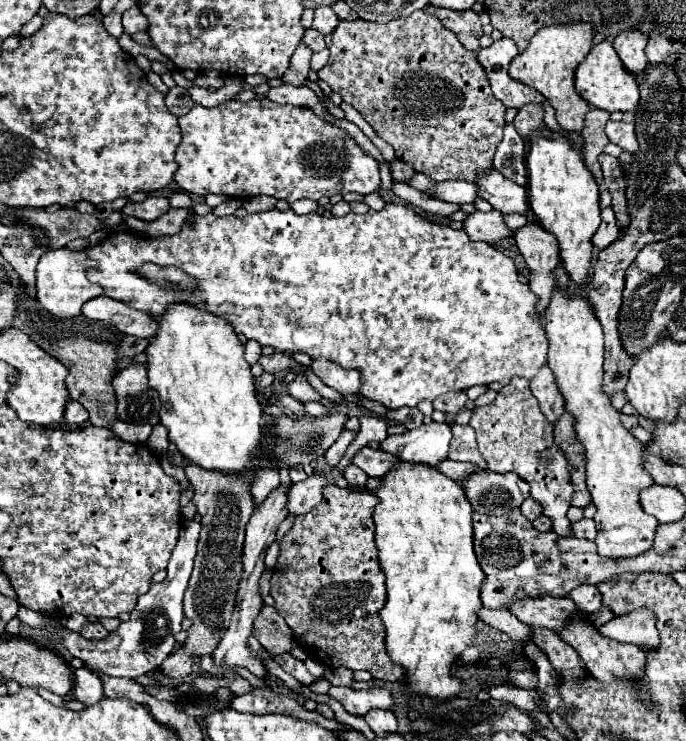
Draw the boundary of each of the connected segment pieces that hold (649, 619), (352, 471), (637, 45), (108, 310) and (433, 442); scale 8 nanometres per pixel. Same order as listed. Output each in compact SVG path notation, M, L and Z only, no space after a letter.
M637 609L637 613L627 613L625 617L611 619L601 627L601 635L635 643L641 649L651 649L659 641L657 627L653 625L653 615L647 609Z
M351 463L343 473L345 473L345 479L349 481L349 485L351 485L351 487L357 487L357 489L363 489L365 483L367 483L367 479L369 479L369 475L365 475L365 471L359 469L359 467L353 465L353 463Z
M623 31L613 39L613 47L619 53L625 69L631 71L633 75L639 75L647 65L645 45L647 35L641 31Z
M99 295L83 305L83 315L95 321L105 321L115 325L119 331L133 335L133 337L145 337L151 339L159 325L157 321L143 311L135 311L127 307L125 303L119 303L107 295Z
M447 423L421 425L419 429L405 431L403 435L389 435L381 449L397 455L407 463L439 465L449 455L451 429Z

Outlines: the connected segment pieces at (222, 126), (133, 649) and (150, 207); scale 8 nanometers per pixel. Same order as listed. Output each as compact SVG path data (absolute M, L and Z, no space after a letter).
M267 97L253 99L247 103L231 99L211 109L203 105L193 105L193 109L187 115L179 117L179 127L183 139L175 153L179 169L175 171L173 179L187 193L221 193L237 199L273 195L277 199L287 199L289 203L293 203L297 199L319 201L325 195L331 197L335 193L343 195L349 191L367 195L377 191L381 185L379 163L371 155L367 155L345 129L317 117L307 107L279 105L269 101Z
M185 523L179 533L179 543L173 549L171 561L167 565L167 579L163 583L151 585L151 589L139 597L137 609L131 611L131 621L121 623L117 631L109 633L101 641L89 641L79 633L65 631L63 645L69 649L73 657L79 657L87 663L87 669L97 675L111 675L111 677L141 677L155 673L161 667L161 661L173 653L175 647L175 633L181 631L181 609L183 609L183 593L187 589L187 581L193 569L195 545L199 541L199 523Z
M147 197L145 201L141 203L133 203L129 201L125 207L123 207L123 213L125 215L133 215L137 219L145 219L145 221L155 221L157 217L161 217L163 213L169 211L169 201L165 197Z

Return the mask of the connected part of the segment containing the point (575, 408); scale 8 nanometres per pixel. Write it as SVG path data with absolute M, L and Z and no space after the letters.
M557 287L557 289L553 291L553 301L549 303L549 309L545 311L545 333L547 333L547 337L549 337L549 357L547 357L547 363L549 363L551 371L553 371L555 377L557 377L559 391L561 391L563 397L565 397L565 409L567 409L571 415L575 415L575 419L577 419L577 425L575 425L575 427L577 427L577 437L579 437L579 441L581 441L583 447L585 447L585 459L587 459L587 465L585 465L585 467L587 467L587 487L589 487L589 493L591 493L591 497L593 497L593 503L597 505L597 513L595 513L595 523L597 523L597 539L595 539L595 543L597 543L597 551L599 551L599 555L611 557L611 559L641 555L641 553L645 553L645 551L651 547L653 537L655 537L655 529L657 529L659 523L657 523L655 517L647 515L647 513L641 509L639 493L641 493L643 489L651 487L655 481L653 481L653 477L651 477L651 475L645 471L645 467L643 467L643 443L637 441L627 429L623 429L623 425L619 423L619 413L613 409L609 397L601 391L601 383L603 383L603 329L601 329L599 319L595 317L595 307L593 307L593 303L591 303L587 297L583 297L581 293L575 293L575 289L565 289L565 291L561 291L561 287Z

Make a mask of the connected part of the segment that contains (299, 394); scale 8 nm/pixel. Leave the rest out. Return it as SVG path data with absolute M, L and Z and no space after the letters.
M301 373L295 377L295 381L287 383L287 393L289 393L291 397L303 401L303 403L307 403L307 401L321 401L321 399L323 399L323 397L311 387L311 383L307 381L307 377L301 375Z

